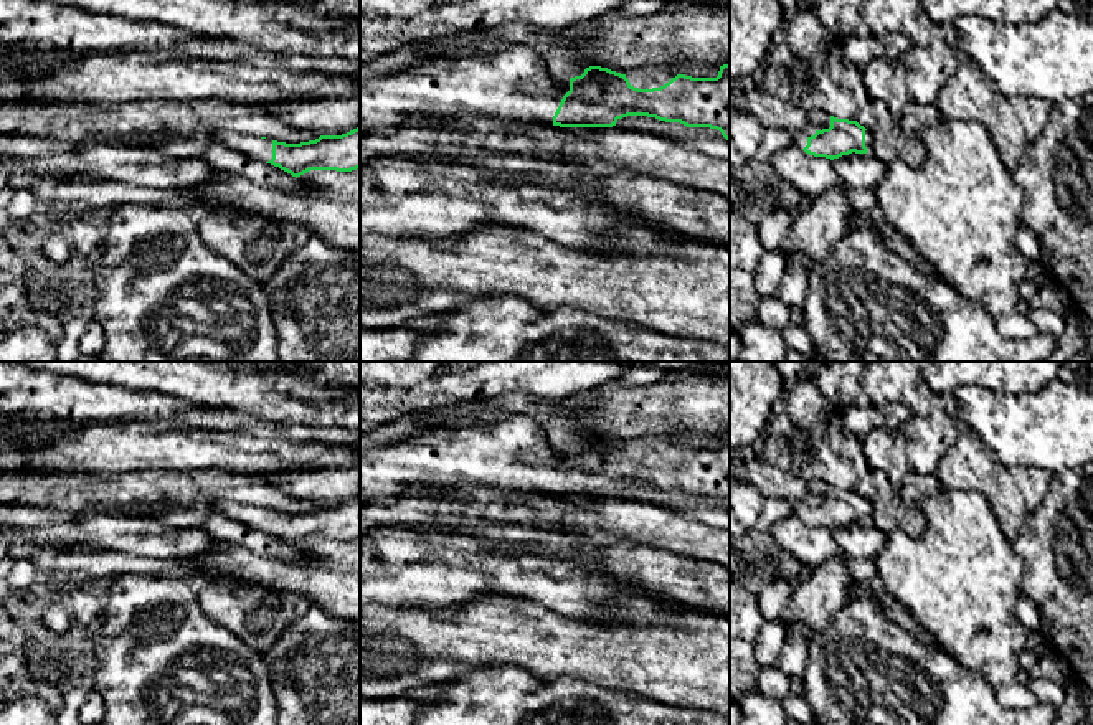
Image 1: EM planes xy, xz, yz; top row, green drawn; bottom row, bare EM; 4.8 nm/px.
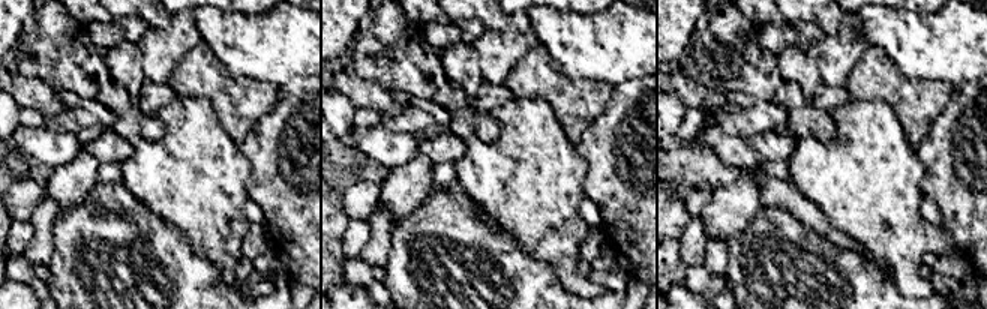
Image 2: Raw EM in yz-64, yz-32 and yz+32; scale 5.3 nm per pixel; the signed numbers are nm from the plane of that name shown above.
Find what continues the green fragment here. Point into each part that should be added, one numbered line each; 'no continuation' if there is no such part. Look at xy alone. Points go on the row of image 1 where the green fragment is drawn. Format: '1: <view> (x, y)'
1: xy (253, 146)

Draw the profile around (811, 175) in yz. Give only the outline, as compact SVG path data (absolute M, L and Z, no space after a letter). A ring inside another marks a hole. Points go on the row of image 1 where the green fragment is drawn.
M797 145L774 152L768 163L779 180L812 198L842 183L830 159L809 155Z

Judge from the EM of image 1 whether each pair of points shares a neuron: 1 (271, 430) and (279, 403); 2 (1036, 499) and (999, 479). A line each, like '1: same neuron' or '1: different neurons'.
1: different neurons
2: same neuron

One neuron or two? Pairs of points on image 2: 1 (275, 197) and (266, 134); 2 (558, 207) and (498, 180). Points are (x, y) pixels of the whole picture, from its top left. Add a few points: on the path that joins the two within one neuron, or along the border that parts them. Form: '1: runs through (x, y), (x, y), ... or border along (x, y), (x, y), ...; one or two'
1: runs through (275, 182), (273, 149); one
2: runs through (543, 198), (525, 180), (513, 180); one

